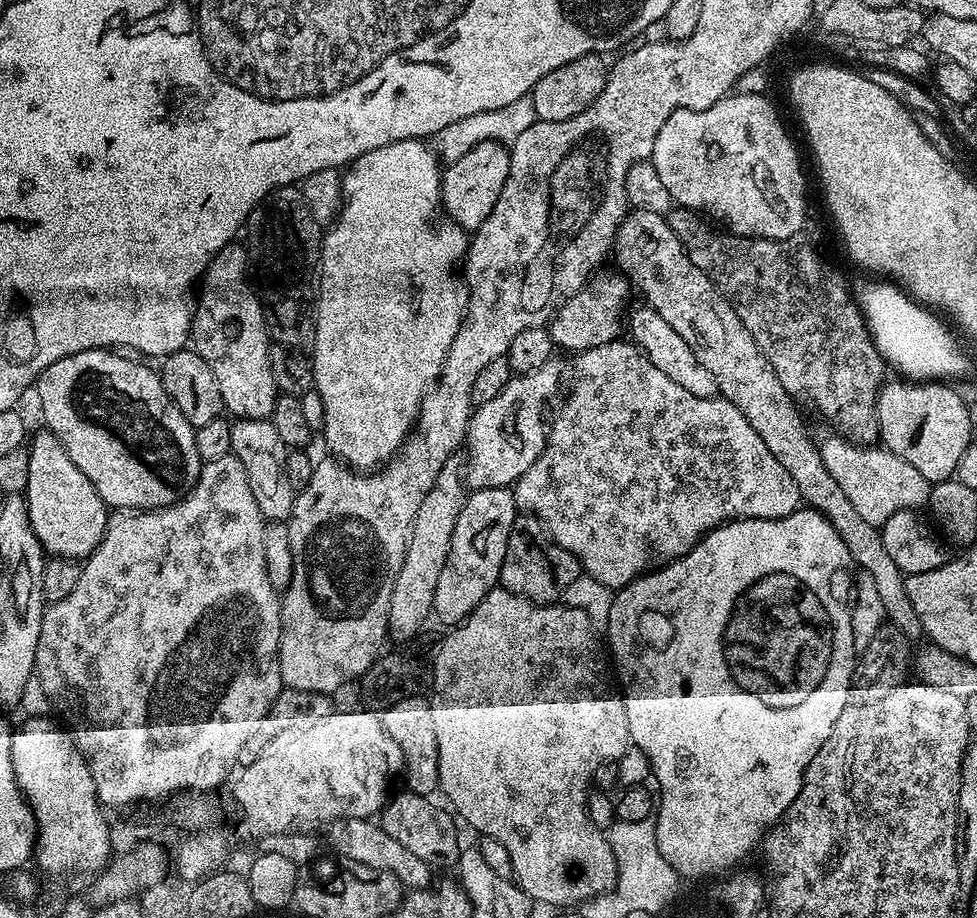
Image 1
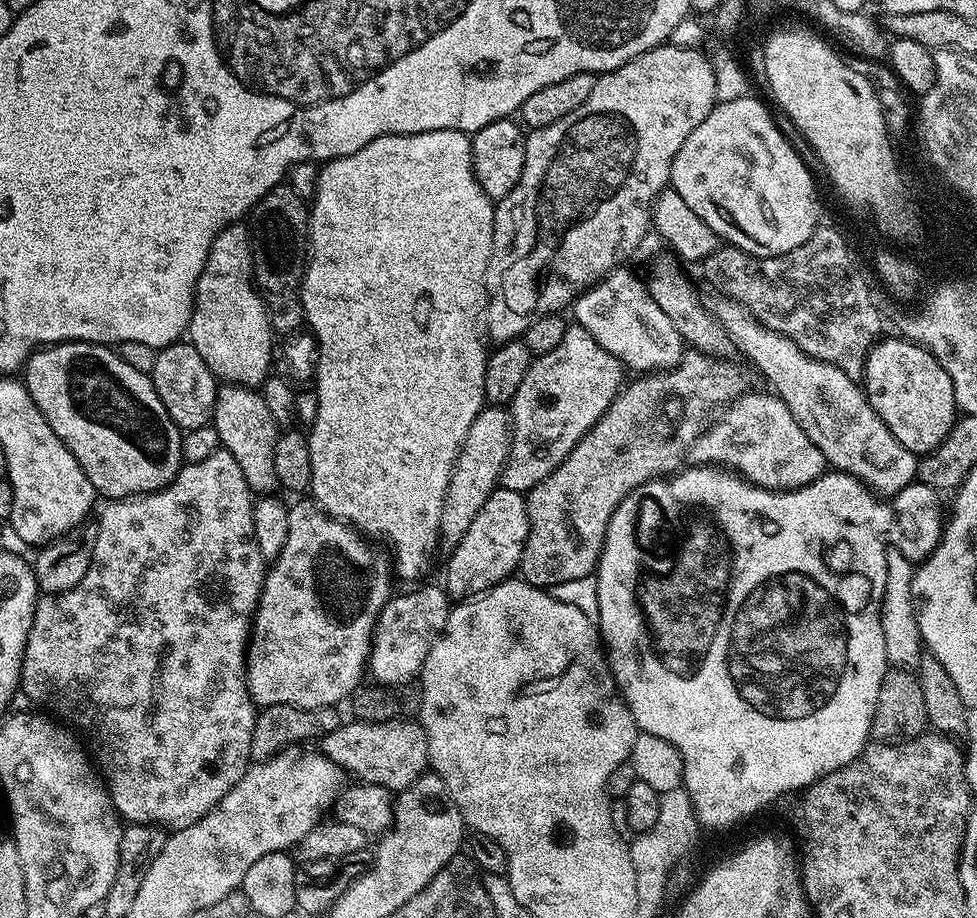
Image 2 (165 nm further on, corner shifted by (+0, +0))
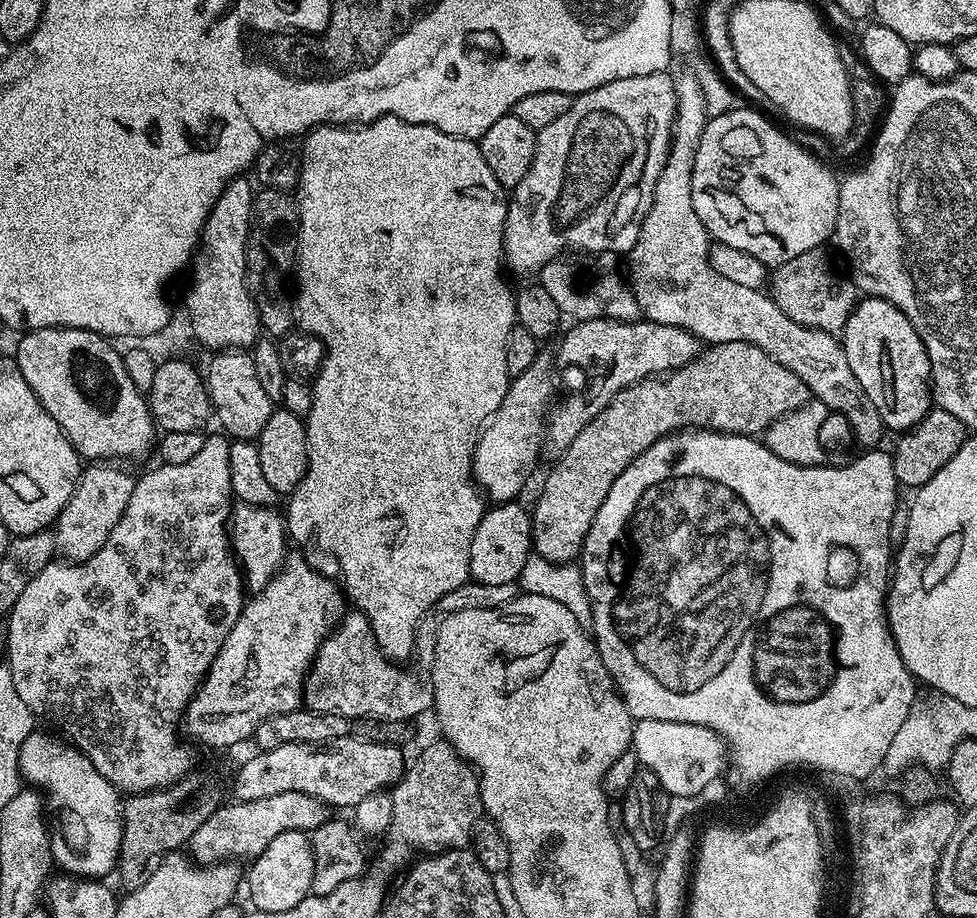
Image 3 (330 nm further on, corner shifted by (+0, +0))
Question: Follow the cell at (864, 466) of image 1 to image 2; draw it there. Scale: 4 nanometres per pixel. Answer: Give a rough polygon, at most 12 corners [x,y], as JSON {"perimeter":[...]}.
{"perimeter":[[721,295],[717,322],[837,473],[880,498],[917,453],[853,377]]}

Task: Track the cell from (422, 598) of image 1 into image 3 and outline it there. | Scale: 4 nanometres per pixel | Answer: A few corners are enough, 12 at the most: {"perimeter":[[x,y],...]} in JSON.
{"perimeter":[[541,350],[484,425],[472,478],[515,501],[546,440],[556,372]]}

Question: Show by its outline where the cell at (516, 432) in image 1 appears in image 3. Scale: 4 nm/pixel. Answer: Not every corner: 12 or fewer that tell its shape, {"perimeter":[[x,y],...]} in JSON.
{"perimeter":[[582,320],[560,360],[588,396],[555,405],[546,448],[563,454],[623,388],[695,360],[693,332],[653,320]]}

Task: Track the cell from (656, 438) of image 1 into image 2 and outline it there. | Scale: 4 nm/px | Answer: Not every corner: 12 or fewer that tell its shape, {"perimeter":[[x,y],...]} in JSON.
{"perimeter":[[749,390],[692,444],[696,466],[793,492],[829,462],[782,397]]}

